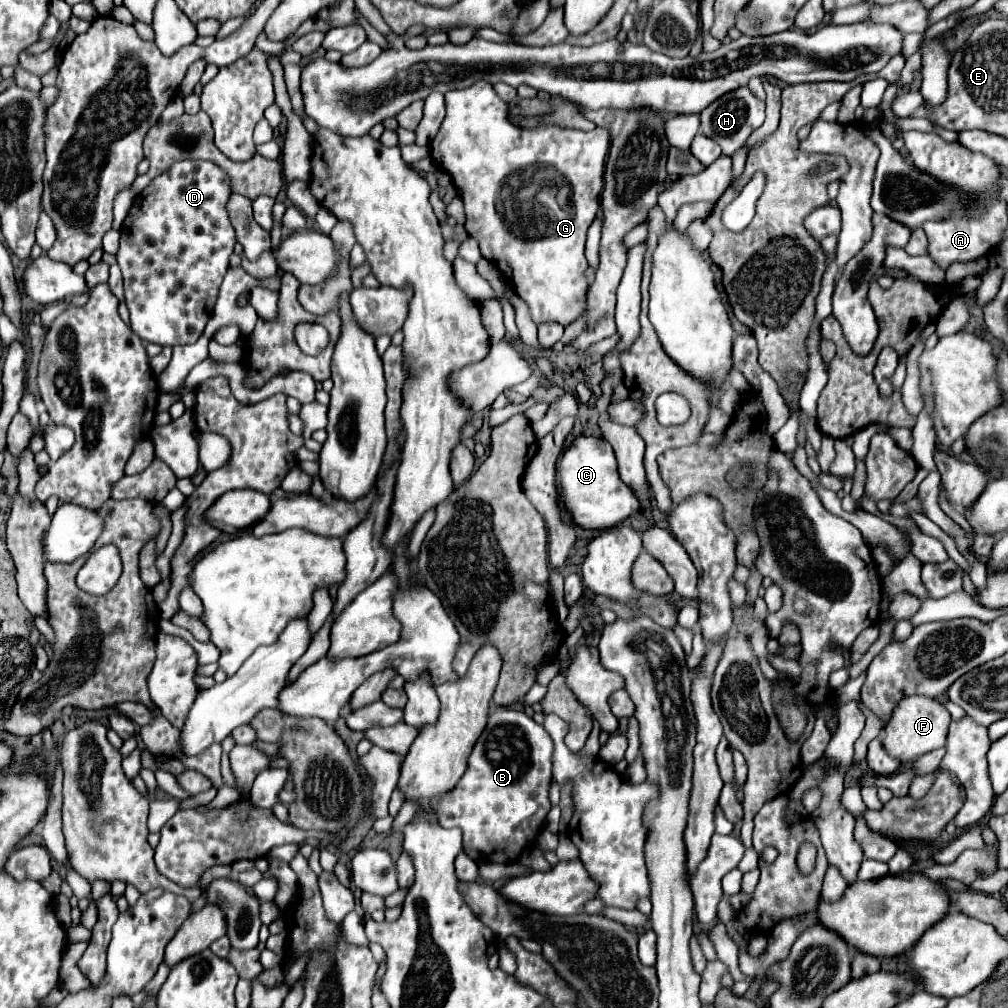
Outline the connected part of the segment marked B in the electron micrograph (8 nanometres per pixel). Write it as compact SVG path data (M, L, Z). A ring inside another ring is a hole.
M498 709L488 717L488 725L474 745L468 759L468 769L458 785L436 805L438 823L442 827L460 827L464 835L464 847L478 849L492 863L514 861L528 841L534 841L544 827L544 819L550 811L548 789L552 781L552 737L542 725L538 725L524 711Z

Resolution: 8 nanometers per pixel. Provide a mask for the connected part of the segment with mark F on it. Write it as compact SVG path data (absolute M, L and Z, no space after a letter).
M918 695L902 699L902 703L896 705L890 721L886 723L886 727L882 731L882 747L886 749L888 755L900 759L900 763L904 763L904 765L912 763L918 757L944 747L950 721L952 721L952 717L950 717L948 709L934 699L918 697Z

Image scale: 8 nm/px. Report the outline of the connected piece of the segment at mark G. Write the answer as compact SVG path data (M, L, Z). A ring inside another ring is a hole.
M478 81L478 85L472 85L472 87L462 89L462 91L448 91L444 97L446 97L446 117L442 121L442 127L440 127L438 135L430 143L430 155L436 161L436 165L452 177L454 187L462 195L462 201L466 205L466 223L464 223L464 227L466 227L468 235L478 241L484 259L494 263L500 269L500 273L504 275L504 279L512 283L514 291L528 303L532 319L536 323L558 321L560 325L566 327L586 307L584 293L588 289L588 279L584 277L584 271L586 271L588 263L586 263L586 257L584 257L584 243L586 243L586 231L588 231L588 227L592 225L592 221L596 219L596 213L598 213L598 199L600 199L602 183L596 183L596 181L602 181L602 175L604 175L606 153L608 153L608 147L610 147L609 132L600 127L590 132L576 129L554 129L554 127L528 129L528 131L526 129L518 129L506 117L506 103L496 95L492 85L486 85L486 81ZM544 189L548 189L548 195L546 197L538 195Z

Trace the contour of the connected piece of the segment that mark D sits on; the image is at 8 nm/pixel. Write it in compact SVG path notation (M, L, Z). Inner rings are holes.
M180 161L158 175L134 201L122 225L116 261L124 275L124 295L130 309L130 327L144 343L162 347L194 343L214 309L218 289L234 251L236 235L226 213L230 179L210 161Z

